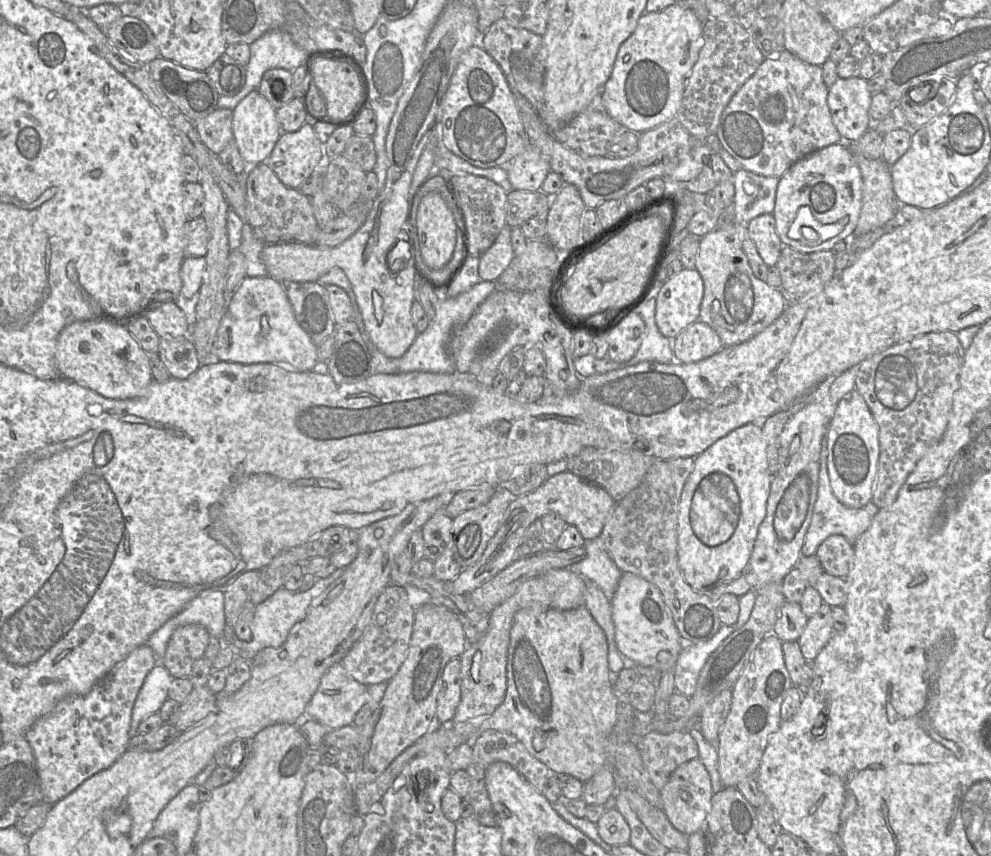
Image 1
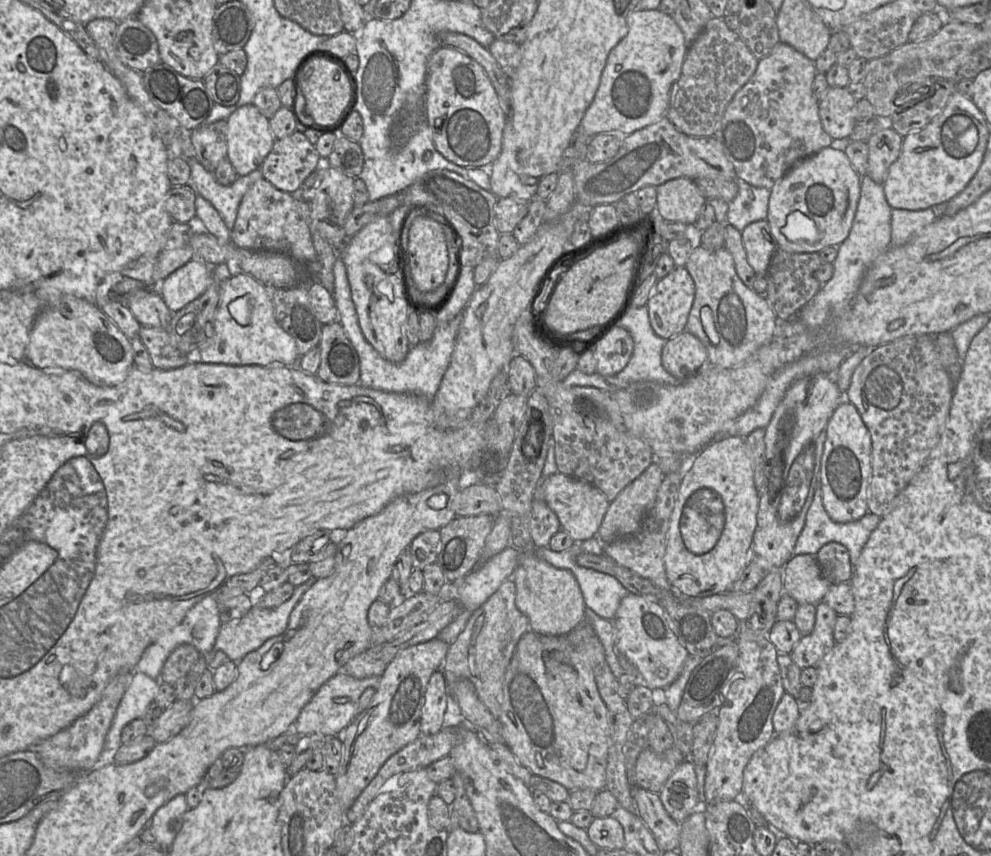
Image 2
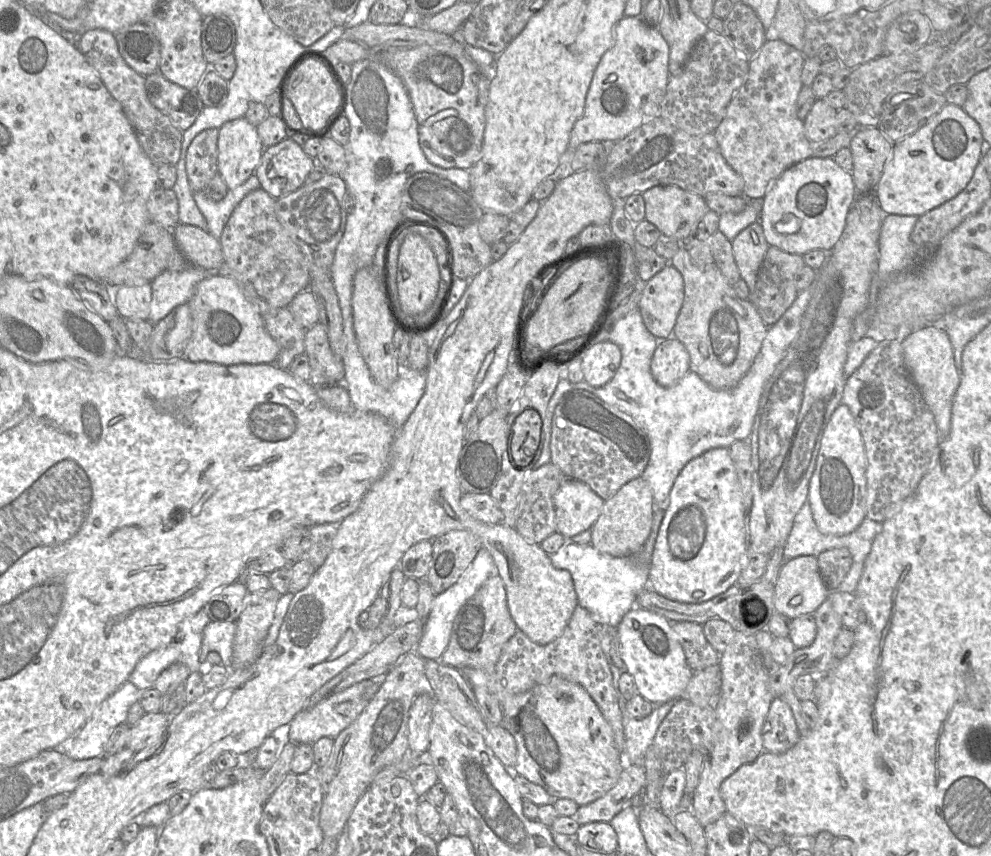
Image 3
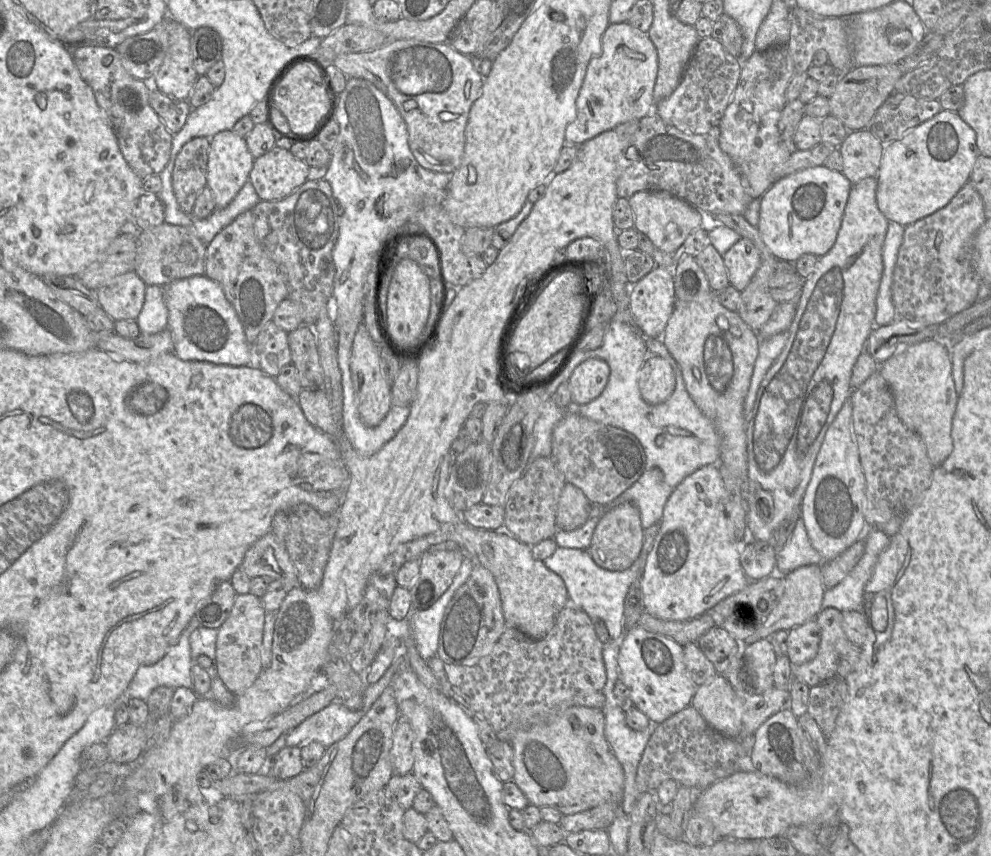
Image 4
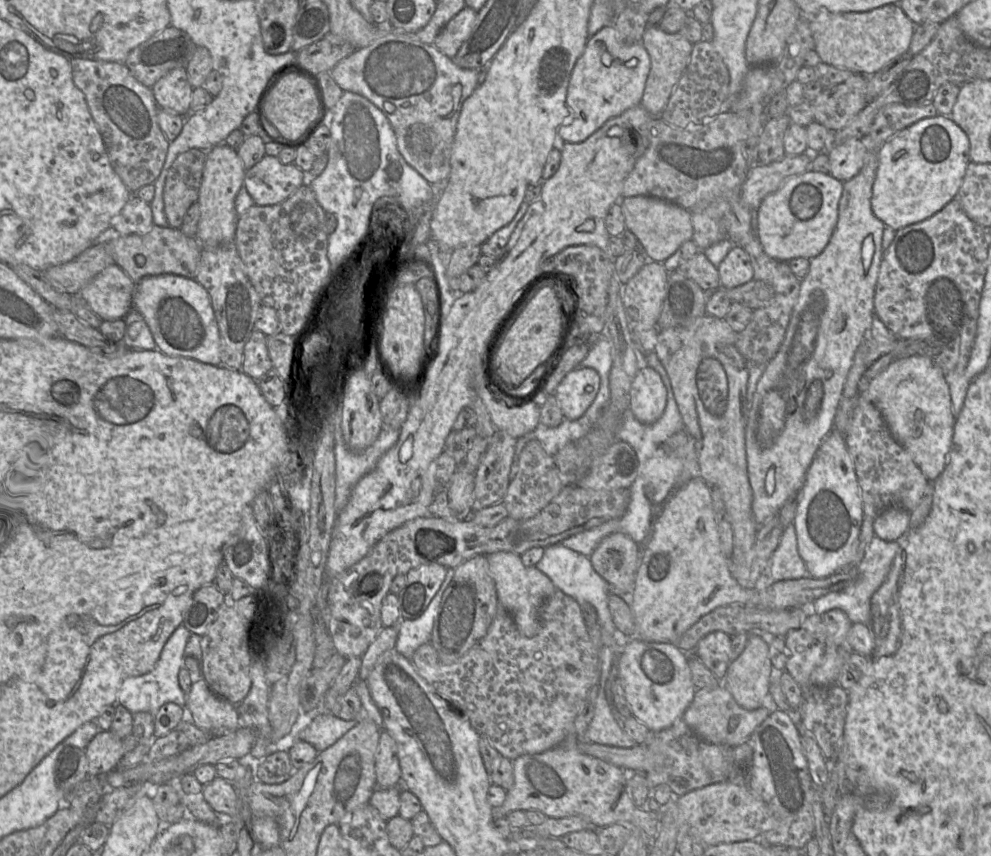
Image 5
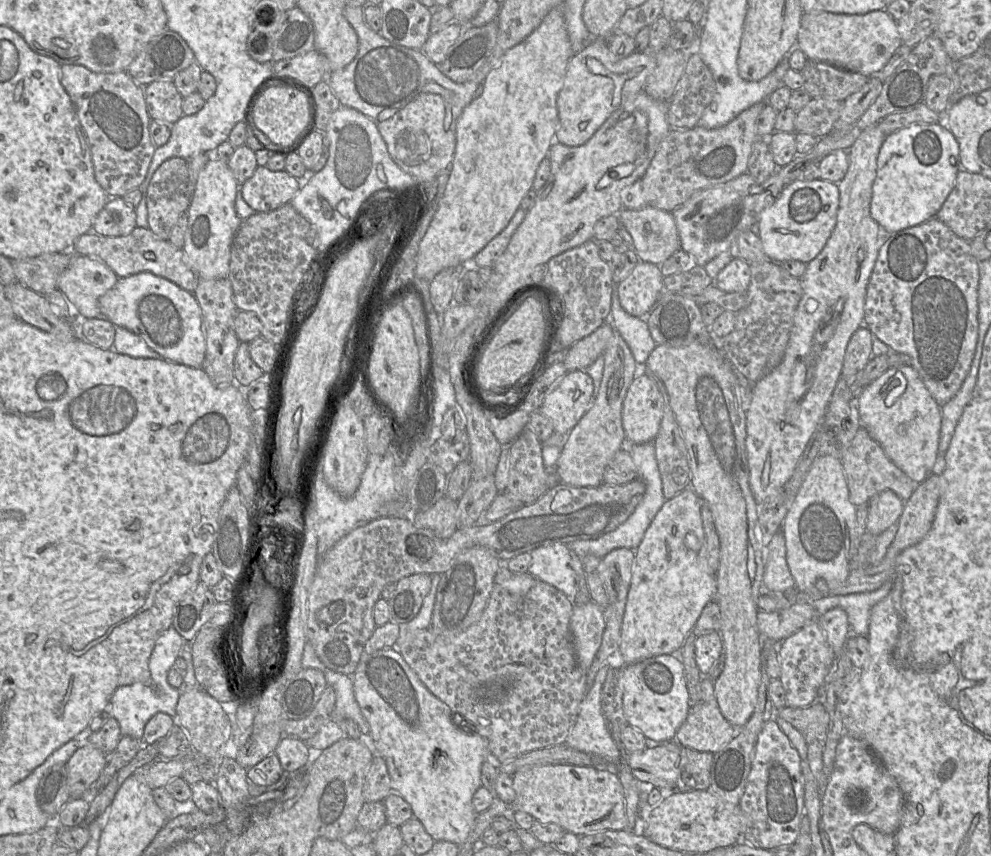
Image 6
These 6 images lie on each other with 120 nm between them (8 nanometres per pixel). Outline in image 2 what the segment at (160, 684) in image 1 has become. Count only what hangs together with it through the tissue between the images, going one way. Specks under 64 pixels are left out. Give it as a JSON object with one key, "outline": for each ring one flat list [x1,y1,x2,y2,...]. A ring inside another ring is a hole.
{"outline":[[134,672,133,679,116,710,103,748,103,761,112,761,122,745,122,729,131,721,144,716,148,706,155,701,160,681,141,672]]}

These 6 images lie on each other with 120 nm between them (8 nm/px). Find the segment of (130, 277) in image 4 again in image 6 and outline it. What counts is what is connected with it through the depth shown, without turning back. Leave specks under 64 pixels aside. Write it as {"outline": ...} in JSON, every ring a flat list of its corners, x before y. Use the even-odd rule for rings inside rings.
{"outline":[[75,255,59,276,57,290,66,296,83,319,100,318,99,299,118,280,118,276,100,259]]}

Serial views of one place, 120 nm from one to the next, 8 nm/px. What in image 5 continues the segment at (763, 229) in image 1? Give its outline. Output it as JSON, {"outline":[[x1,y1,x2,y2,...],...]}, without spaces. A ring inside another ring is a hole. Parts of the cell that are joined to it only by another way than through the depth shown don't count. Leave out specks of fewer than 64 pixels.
{"outline":[[735,245,718,266,720,287,735,288,753,279,754,270,749,254]]}

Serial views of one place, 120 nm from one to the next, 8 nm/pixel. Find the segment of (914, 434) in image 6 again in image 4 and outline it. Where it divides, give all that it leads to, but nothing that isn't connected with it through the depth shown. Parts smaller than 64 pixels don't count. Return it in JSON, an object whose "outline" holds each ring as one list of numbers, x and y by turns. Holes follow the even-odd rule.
{"outline":[[936,339,923,340,898,350,878,370,891,390,900,420,922,438,932,465,941,465,953,450,952,420,958,402,949,348]]}

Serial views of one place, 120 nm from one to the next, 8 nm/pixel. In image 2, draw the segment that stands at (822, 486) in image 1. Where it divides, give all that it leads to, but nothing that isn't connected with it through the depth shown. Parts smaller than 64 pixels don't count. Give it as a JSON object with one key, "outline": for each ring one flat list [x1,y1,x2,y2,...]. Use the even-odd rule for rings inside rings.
{"outline":[[818,484,814,492,812,503,806,514,804,527,796,540,793,555,816,555,819,549,825,544,829,542,838,542,847,548,851,563,853,567,855,567,866,542,868,541,871,533,878,526,880,519,881,518,877,515,868,511,863,517,852,522,838,523,833,521,824,508,822,491]]}

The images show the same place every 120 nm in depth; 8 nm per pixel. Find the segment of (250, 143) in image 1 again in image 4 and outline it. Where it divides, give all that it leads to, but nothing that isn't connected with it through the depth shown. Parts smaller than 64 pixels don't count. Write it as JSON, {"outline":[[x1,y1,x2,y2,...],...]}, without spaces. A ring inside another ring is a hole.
{"outline":[[224,130,210,139,208,152,207,186,212,190,216,209,225,208,248,181,255,159,250,153,246,139,232,130]]}

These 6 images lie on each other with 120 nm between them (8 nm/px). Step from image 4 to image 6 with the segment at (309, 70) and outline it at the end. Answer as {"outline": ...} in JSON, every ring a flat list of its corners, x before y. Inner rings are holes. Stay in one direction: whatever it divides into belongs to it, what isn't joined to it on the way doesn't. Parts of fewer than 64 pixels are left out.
{"outline":[[272,87,259,95,248,113,252,114,255,126,263,131,272,143,285,148,306,126,309,108,307,98,301,91,288,87]]}

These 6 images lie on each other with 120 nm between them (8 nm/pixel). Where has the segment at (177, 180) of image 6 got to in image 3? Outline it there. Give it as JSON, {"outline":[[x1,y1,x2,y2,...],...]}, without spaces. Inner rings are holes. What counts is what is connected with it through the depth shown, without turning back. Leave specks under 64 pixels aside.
{"outline":[[219,129,201,131,192,140,186,152,186,173,192,193,203,191,218,173]]}

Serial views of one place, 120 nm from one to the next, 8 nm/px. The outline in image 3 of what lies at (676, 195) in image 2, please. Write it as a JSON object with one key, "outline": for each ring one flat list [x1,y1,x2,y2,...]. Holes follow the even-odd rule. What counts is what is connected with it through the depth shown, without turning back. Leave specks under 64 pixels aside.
{"outline":[[676,185,654,186,644,191,642,196,645,202,645,220,656,226,663,236,678,241,686,239,692,228,709,210,703,197]]}

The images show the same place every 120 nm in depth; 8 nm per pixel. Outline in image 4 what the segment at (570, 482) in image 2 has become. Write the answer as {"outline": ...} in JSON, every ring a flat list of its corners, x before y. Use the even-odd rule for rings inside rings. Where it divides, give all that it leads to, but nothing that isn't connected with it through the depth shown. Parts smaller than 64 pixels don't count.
{"outline":[[566,483,556,509,558,530,572,531,581,527,592,513,593,505,582,490,573,484]]}

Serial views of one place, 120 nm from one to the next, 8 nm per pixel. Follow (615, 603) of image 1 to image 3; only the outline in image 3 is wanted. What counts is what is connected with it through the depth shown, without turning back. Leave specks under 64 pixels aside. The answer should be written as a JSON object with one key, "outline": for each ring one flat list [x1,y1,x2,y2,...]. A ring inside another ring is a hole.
{"outline":[[635,605,616,628,620,655,635,681,638,694,653,705,676,701,684,696,693,671,687,664,683,648,666,618]]}

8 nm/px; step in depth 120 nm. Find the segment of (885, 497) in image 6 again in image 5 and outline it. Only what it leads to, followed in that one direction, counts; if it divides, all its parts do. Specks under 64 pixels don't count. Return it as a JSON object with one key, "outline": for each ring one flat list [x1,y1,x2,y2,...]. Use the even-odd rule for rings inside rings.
{"outline":[[893,506,881,511,873,521,876,536,886,541,900,540,909,530,910,511]]}

